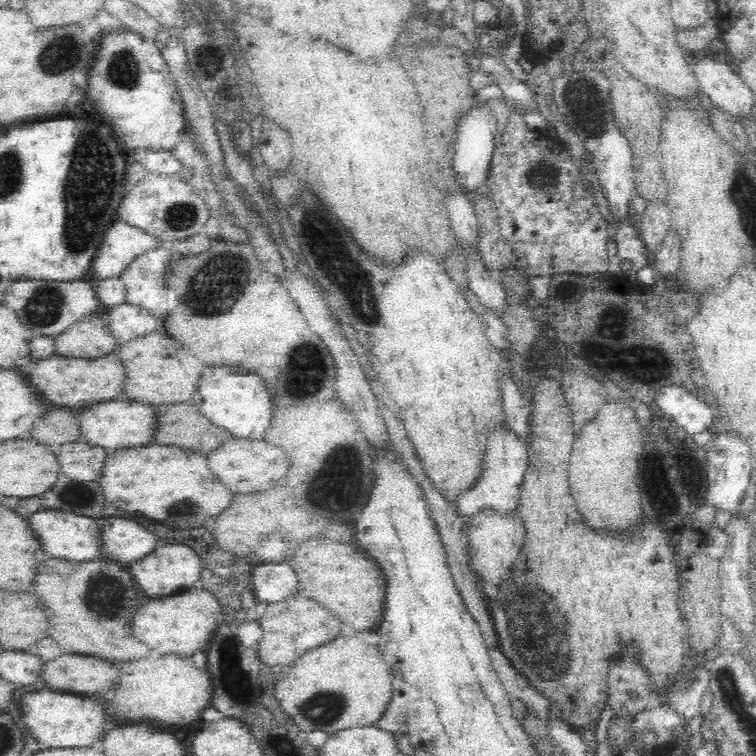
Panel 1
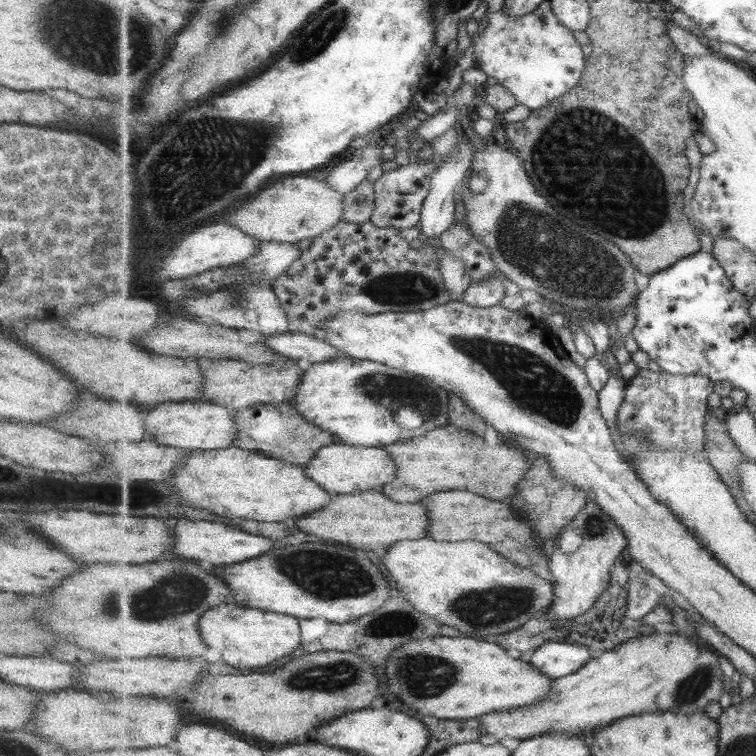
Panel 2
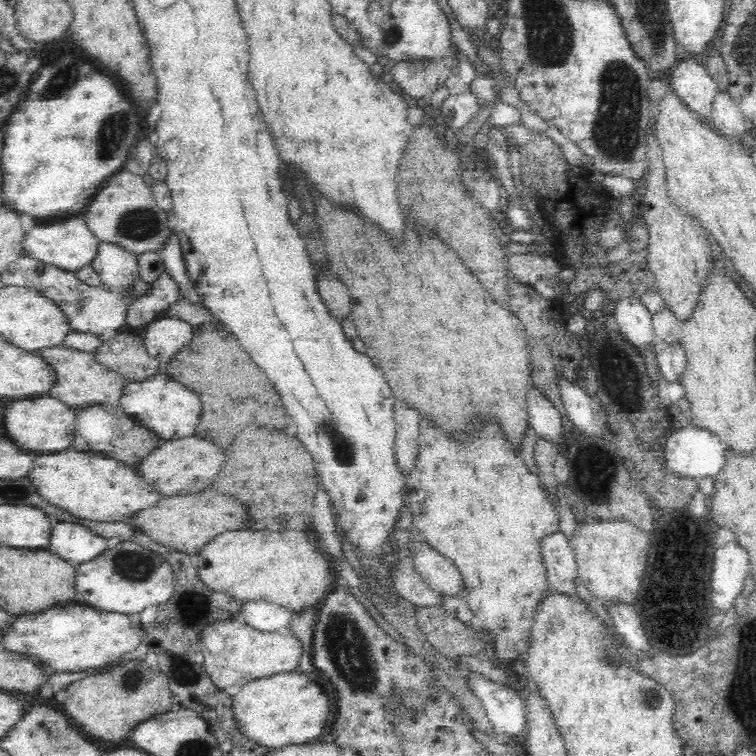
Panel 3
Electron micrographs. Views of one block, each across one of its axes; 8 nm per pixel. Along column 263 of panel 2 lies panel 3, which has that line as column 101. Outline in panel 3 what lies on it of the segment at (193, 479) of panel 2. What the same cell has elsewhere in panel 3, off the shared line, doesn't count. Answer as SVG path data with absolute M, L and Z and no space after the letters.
M68 448L52 454L37 454L29 477L44 500L68 510L72 516L97 523L124 522L132 512L155 505L162 498L162 493L148 486L132 466L136 468L138 463L122 464L103 454Z

